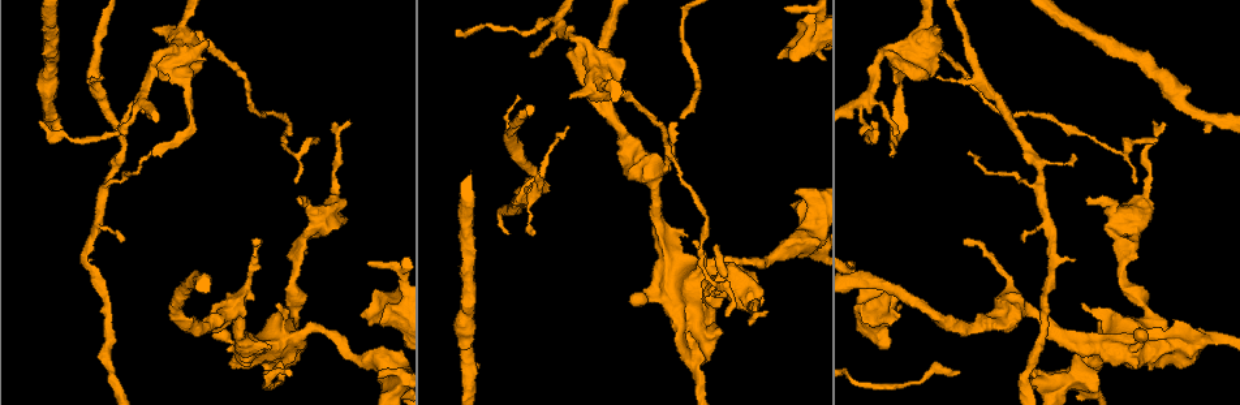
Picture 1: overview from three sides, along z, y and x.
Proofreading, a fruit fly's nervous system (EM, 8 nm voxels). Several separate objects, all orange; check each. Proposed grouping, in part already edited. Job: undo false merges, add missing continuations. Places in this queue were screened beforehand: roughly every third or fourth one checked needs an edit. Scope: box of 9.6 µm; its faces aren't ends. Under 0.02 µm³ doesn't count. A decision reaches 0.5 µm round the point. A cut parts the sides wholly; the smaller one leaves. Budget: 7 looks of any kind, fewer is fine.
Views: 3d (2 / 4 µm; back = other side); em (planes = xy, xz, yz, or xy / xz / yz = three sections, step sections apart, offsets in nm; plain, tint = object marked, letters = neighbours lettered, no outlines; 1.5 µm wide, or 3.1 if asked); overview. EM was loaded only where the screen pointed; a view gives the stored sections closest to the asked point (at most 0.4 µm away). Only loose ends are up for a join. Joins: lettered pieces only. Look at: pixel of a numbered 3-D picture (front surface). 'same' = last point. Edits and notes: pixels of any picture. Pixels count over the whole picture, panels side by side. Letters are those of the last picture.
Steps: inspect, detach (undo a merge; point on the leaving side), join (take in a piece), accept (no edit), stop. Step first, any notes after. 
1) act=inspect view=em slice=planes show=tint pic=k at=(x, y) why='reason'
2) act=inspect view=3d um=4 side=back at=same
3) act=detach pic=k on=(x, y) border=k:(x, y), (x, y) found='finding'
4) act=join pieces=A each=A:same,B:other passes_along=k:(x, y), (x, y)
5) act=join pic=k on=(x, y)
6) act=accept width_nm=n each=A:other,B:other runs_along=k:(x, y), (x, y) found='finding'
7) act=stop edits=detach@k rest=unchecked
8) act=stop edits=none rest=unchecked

act=inspect view=em slice=xy step=4 show=plain pic=1 at=(891, 156) why='end of a long branch'

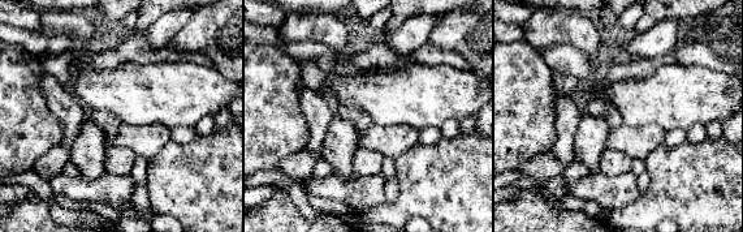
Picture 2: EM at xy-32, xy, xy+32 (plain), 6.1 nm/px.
act=inspect view=em slice=xy step=4 show=letters at=same why='see the neighbours'

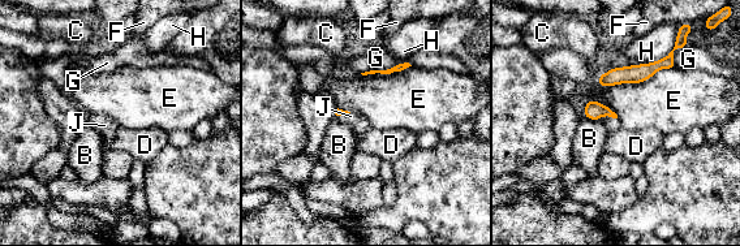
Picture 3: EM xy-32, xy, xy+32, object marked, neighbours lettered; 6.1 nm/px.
act=join pieces=J each=B:other,C:other,D:other,E:other,F:other,G:other,H:other,J:same passes_along=3:(593, 109), (607, 115), (611, 124) found='it goes on there'

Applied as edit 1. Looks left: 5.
act=inspect view=overview

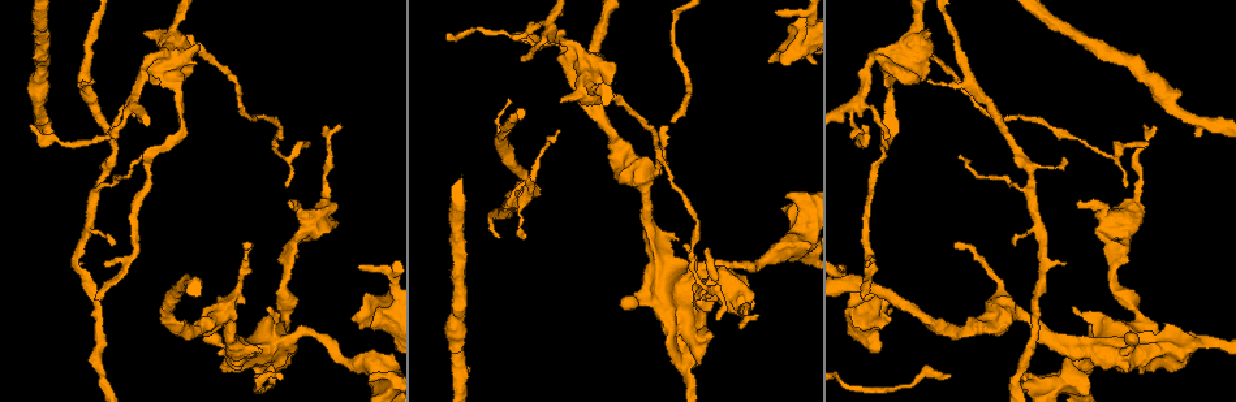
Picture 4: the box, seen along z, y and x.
act=inspect view=em slice=xy step=4 show=tint pic=4 at=(524, 233) why='tapers out'

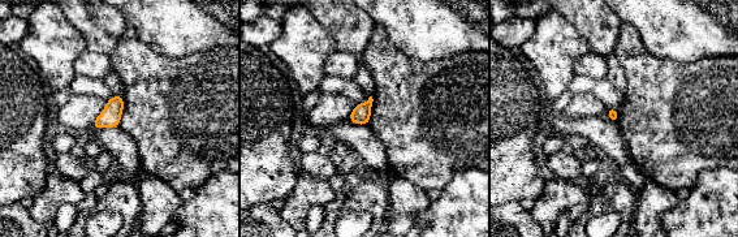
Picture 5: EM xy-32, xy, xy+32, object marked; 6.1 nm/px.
act=inspect view=em slice=xy step=4 show=letters at=same

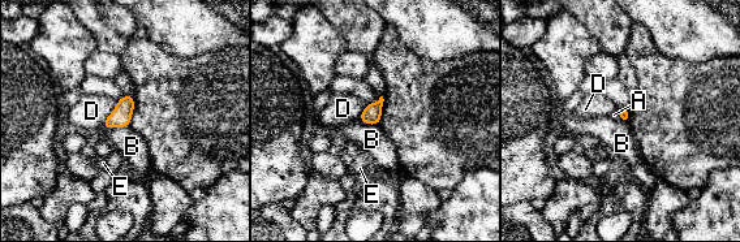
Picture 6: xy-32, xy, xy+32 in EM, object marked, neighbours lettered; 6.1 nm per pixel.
act=accept longest_contact=D:200nm each=A:other,B:other,D:other,E:other found='no lettered piece goes on from it'

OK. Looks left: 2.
act=inspect view=em slice=planes show=plain pic=4 at=(1063, 264) why='thin end'

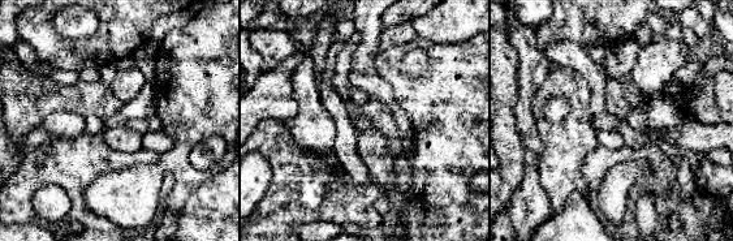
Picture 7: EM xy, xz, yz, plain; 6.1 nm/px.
act=inspect view=em slice=planes show=letters at=same

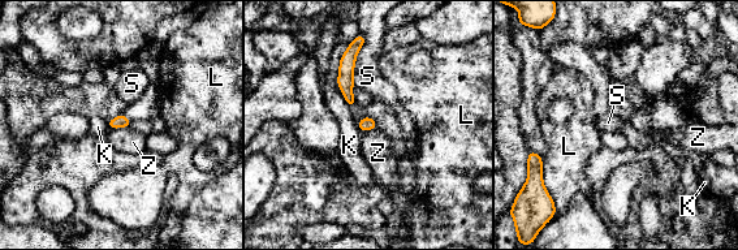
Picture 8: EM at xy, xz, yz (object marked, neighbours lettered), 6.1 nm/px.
act=accept longest_contact=S:280nm each=K:other,L:other,S:other,Z:other border=8:(129, 125), (109, 129) found='none of them fits'

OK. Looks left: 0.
act=stop edits=join@3 rest=unchecked

